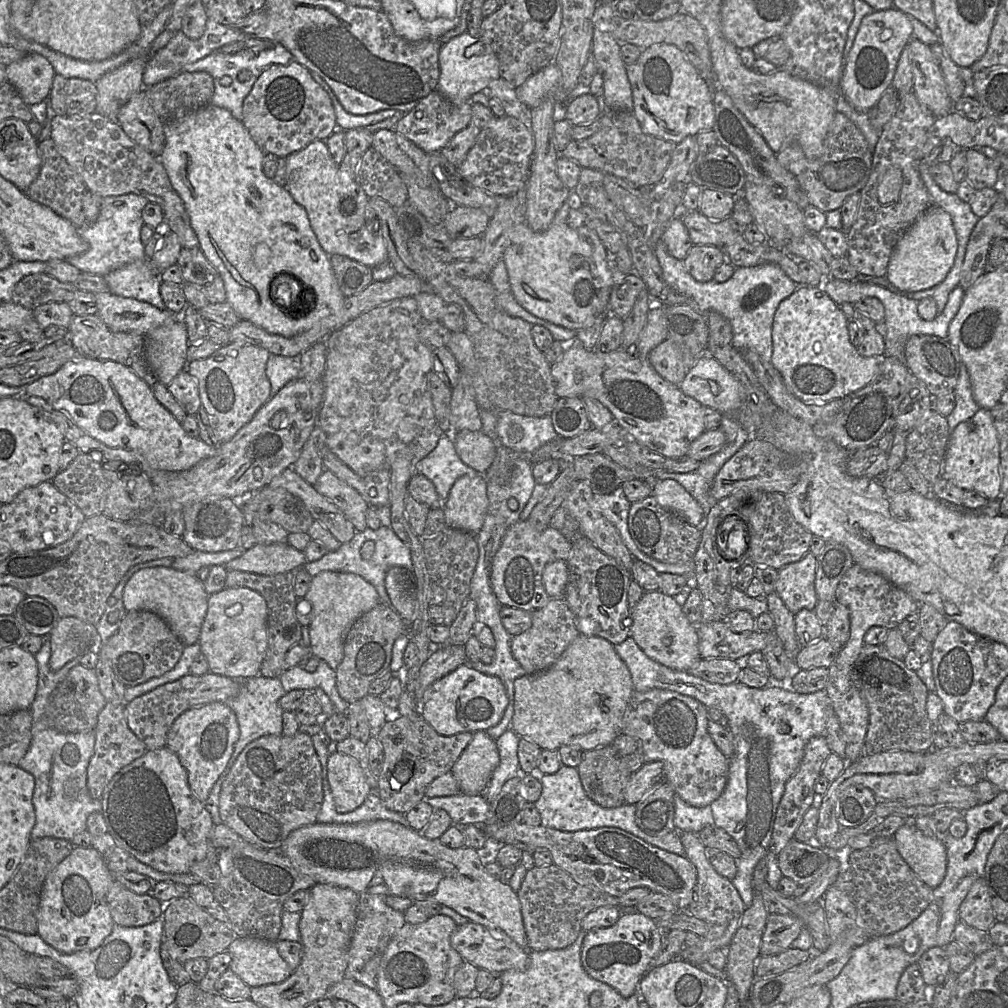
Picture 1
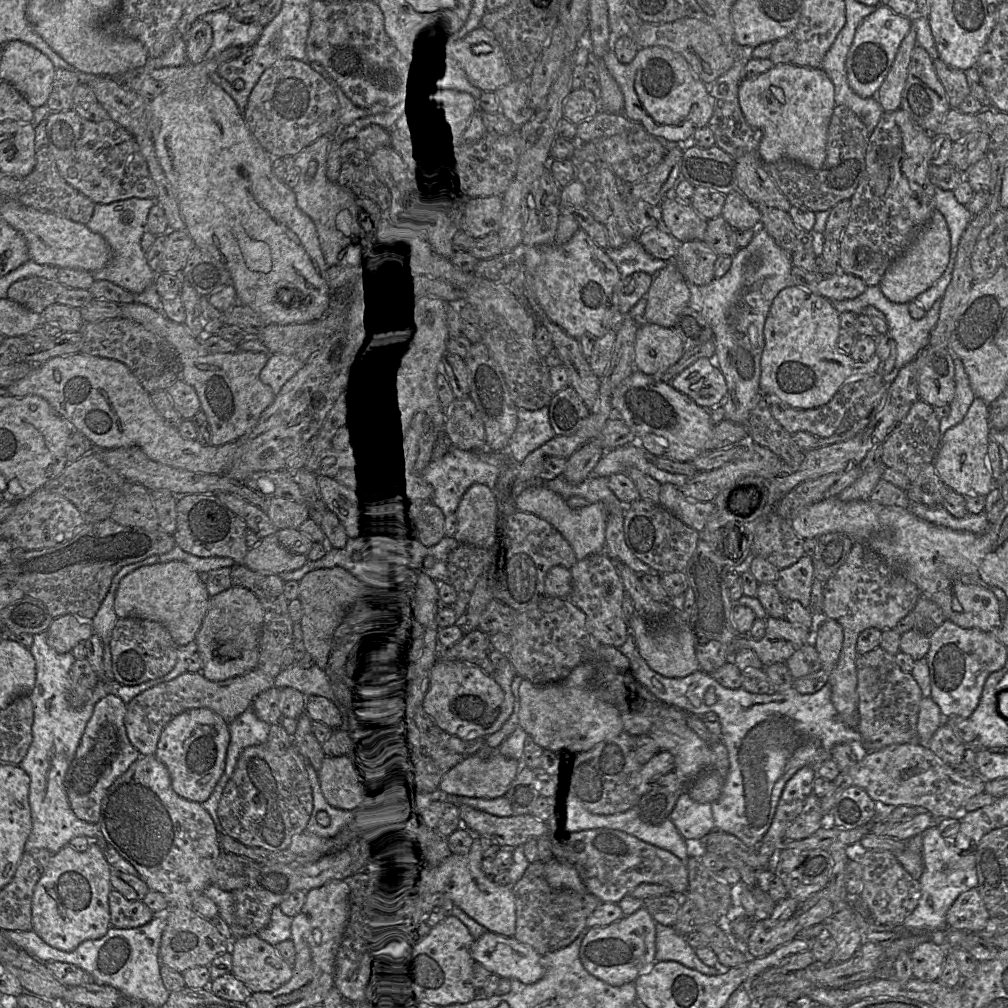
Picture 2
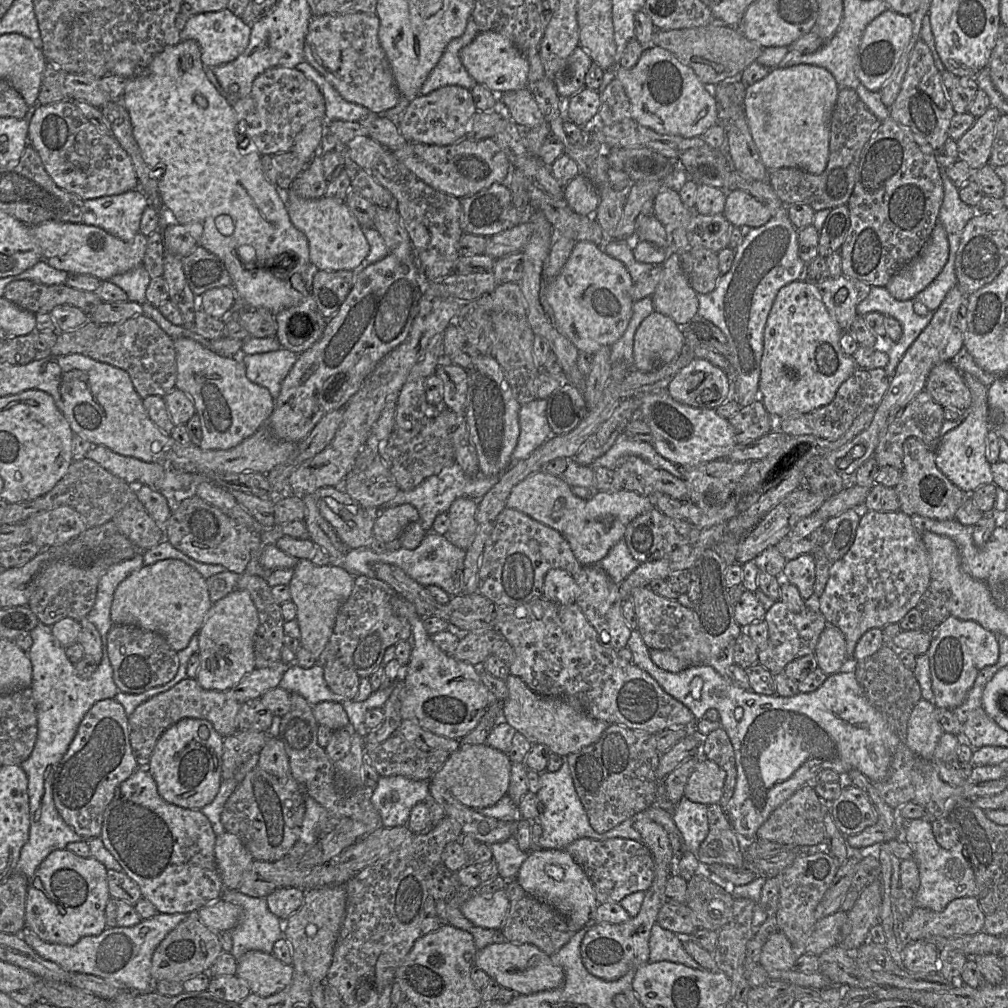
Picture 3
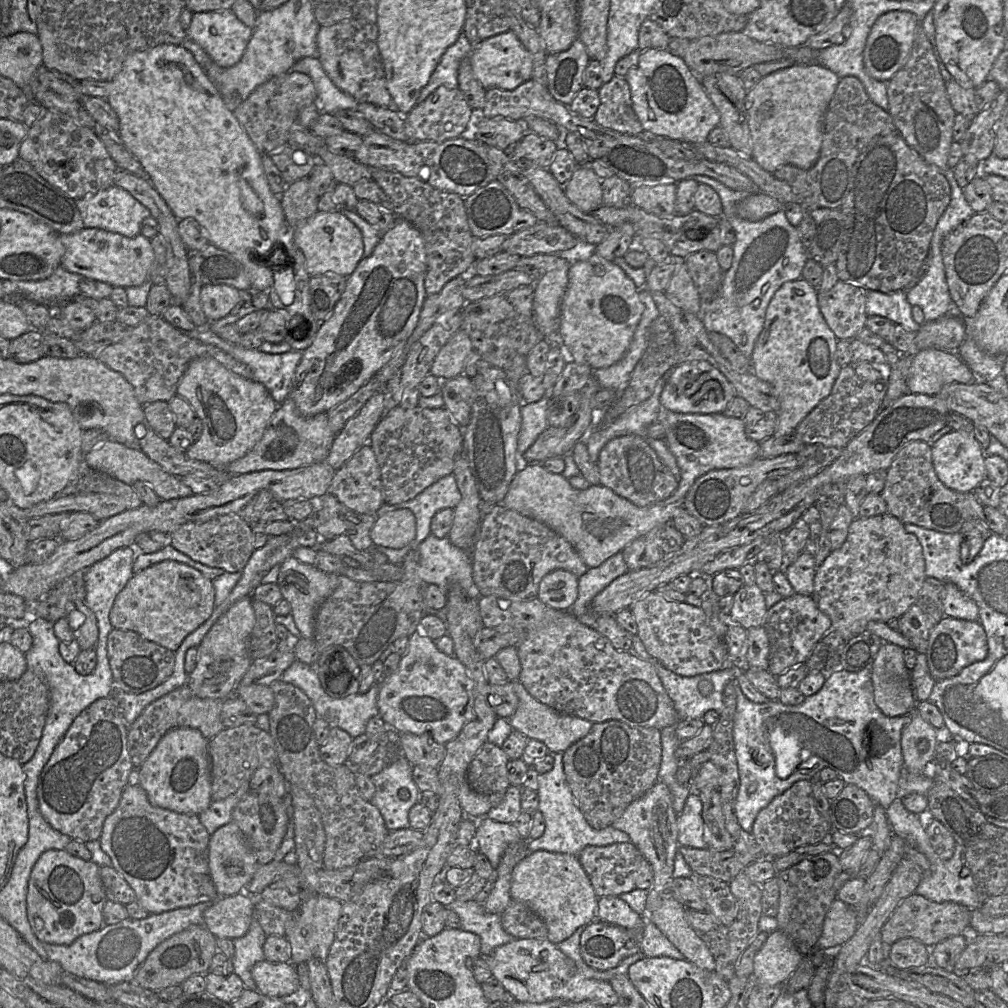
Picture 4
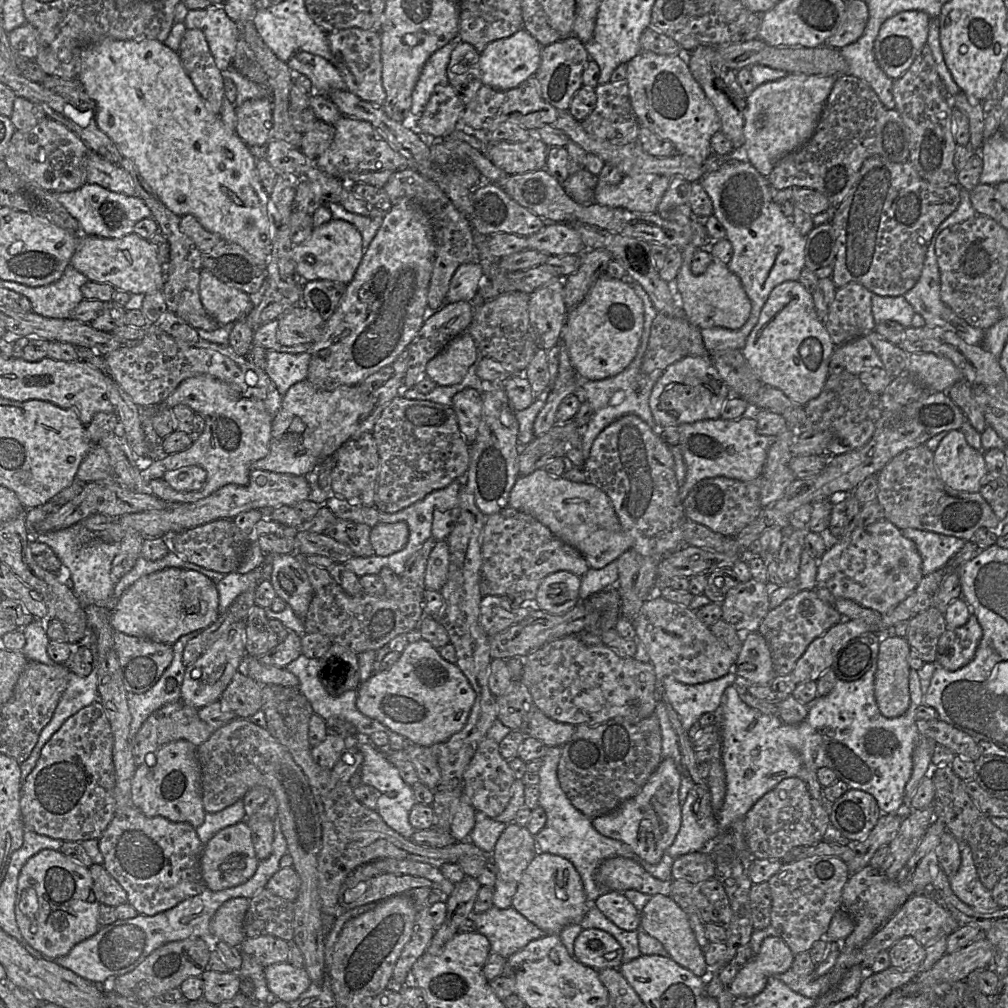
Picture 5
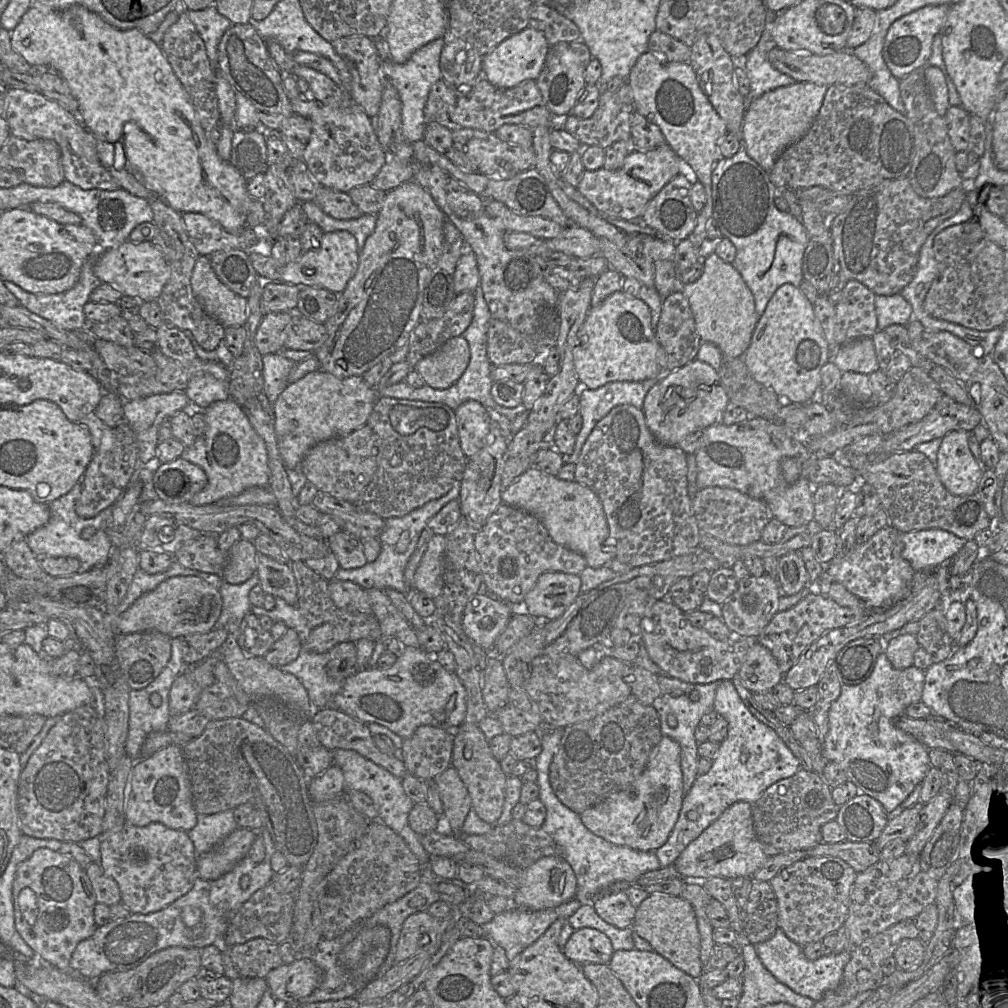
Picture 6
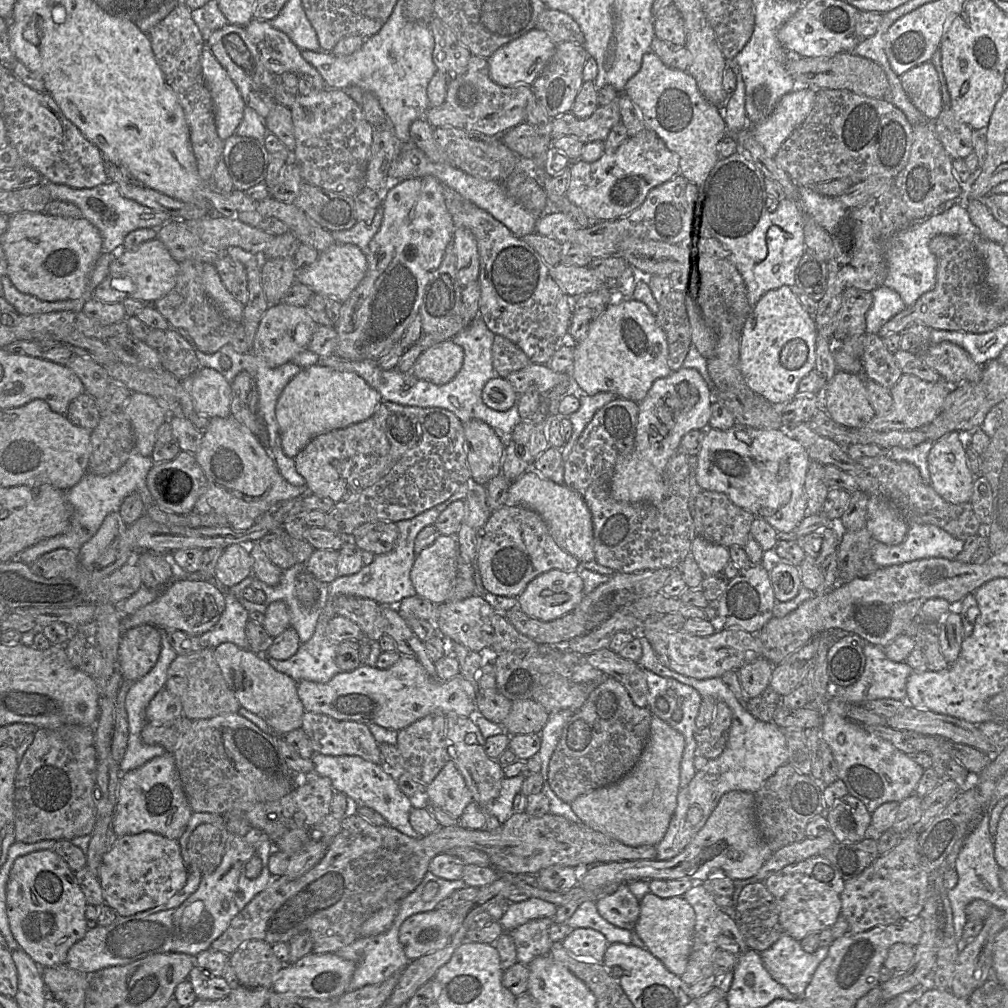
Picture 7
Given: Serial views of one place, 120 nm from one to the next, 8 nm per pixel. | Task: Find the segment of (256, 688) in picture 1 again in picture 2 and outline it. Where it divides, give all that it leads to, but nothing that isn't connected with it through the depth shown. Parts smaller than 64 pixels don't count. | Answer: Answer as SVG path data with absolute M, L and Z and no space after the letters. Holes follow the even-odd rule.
M249 706L229 724L230 740L226 752L225 768L214 789L224 789L245 748L266 743L270 727L270 724L257 718L252 706Z

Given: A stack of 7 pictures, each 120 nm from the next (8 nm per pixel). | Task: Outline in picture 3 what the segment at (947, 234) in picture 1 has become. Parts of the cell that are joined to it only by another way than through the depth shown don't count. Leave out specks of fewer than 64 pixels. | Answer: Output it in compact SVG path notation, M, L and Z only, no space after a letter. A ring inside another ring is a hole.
M938 222L918 256L894 274L885 288L896 300L915 299L939 275L948 257L947 232Z

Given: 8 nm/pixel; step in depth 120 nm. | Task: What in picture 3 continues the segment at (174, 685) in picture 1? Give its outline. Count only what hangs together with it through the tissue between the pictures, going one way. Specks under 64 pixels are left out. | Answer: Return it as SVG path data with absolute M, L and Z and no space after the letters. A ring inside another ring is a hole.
M281 660L266 668L255 668L237 685L225 691L203 689L195 678L186 677L171 689L143 702L128 716L129 740L138 766L147 766L155 744L162 733L184 718L207 720L222 737L233 734L238 730L236 717L240 707L245 702L260 698L269 690L278 687L288 668L289 665Z

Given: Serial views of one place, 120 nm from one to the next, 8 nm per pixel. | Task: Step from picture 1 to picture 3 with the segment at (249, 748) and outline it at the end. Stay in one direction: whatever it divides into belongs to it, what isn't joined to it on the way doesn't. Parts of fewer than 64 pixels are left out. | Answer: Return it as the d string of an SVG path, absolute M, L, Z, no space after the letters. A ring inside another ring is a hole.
M255 766L225 802L220 819L225 831L236 835L254 860L276 862L298 841L304 815L304 792L296 780L278 778Z

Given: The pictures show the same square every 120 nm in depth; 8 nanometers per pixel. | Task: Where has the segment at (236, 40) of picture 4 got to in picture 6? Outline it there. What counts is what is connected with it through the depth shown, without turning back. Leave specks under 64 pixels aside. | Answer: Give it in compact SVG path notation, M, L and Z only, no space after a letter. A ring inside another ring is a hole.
M216 5L203 10L187 10L186 13L204 41L212 66L220 71L218 64L218 45L225 31L234 24L219 13Z

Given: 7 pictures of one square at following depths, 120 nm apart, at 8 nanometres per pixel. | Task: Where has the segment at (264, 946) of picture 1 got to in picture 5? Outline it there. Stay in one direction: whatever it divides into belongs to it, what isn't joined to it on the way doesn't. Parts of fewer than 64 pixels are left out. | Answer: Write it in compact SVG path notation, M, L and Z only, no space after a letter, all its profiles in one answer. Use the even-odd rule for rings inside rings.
M288 962L267 966L264 975L267 987L275 1001L289 1004L297 1000L312 982L304 967L297 968Z

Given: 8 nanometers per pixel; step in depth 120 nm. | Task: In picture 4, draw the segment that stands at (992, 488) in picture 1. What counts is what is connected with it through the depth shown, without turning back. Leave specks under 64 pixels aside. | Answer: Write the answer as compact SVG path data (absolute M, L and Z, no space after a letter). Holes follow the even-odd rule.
M925 349L912 358L907 386L912 394L934 396L946 384L971 384L976 381L977 376L957 353ZM952 430L937 440L931 448L935 473L949 489L961 493L972 492L987 477L985 452L973 431Z

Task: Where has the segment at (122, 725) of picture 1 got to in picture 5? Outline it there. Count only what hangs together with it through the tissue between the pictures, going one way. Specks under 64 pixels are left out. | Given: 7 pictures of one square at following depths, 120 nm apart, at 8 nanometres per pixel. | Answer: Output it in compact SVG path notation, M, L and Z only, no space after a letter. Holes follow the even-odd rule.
M100 700L70 716L41 750L40 757L21 785L20 810L25 830L62 841L99 839L115 815L114 737Z

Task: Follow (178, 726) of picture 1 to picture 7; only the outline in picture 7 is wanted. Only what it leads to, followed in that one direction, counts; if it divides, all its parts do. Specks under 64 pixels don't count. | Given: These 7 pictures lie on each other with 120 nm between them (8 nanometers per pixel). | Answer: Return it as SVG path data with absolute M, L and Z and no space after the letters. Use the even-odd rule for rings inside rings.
M166 752L121 775L113 830L117 837L150 831L178 840L185 832L192 812L174 757Z

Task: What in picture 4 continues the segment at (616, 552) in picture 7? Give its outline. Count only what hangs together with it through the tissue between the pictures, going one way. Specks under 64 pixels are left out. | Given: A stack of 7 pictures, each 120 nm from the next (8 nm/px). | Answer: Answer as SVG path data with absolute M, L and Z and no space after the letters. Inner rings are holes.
M634 434L610 440L602 448L597 466L601 485L638 507L647 507L668 498L679 485L679 481L662 463L647 440Z

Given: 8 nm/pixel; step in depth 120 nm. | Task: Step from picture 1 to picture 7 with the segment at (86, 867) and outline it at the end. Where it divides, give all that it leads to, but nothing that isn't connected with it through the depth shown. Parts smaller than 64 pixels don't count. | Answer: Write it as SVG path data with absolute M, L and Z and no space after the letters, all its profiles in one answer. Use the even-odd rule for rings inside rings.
M39 850L15 860L6 889L8 922L19 948L41 969L65 964L70 948L85 937L87 905L75 872L54 850Z

